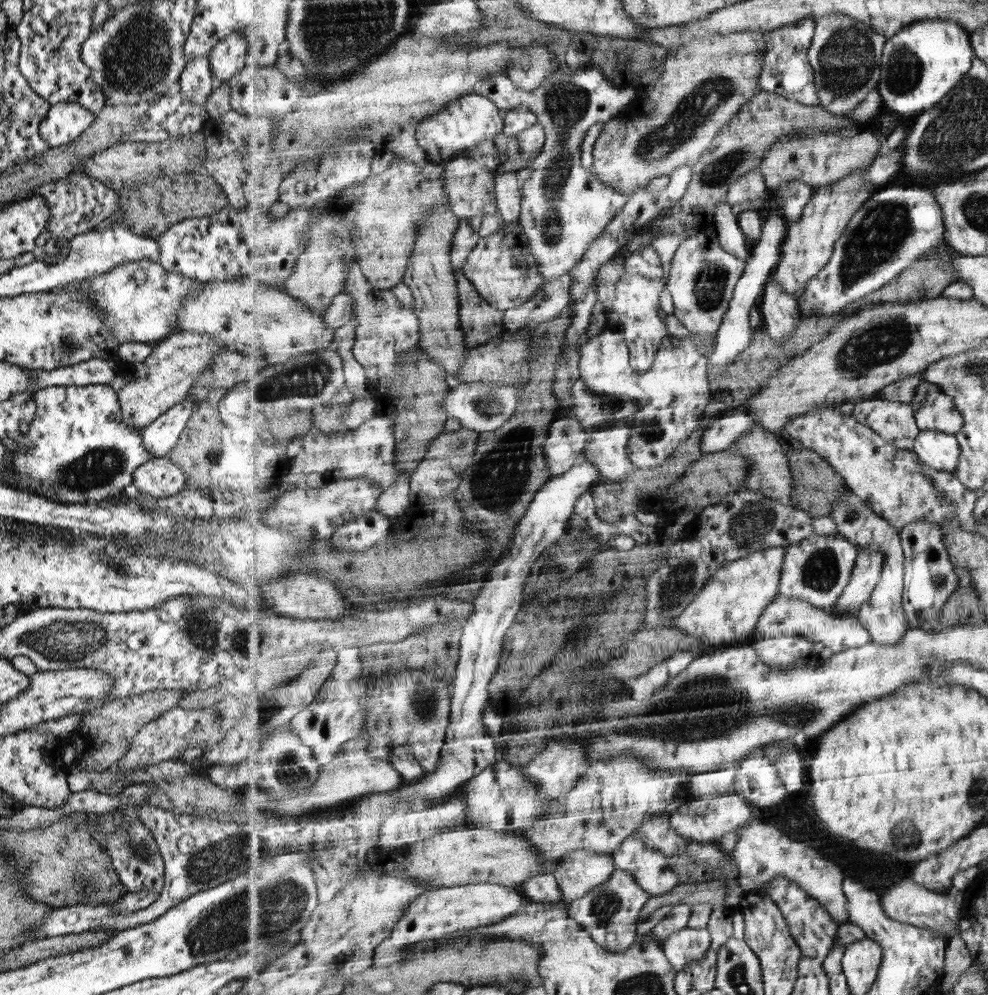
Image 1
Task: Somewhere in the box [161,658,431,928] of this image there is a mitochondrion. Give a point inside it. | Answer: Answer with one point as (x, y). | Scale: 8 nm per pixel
(211, 863)

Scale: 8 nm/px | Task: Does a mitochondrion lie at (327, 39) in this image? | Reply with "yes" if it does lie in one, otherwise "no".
yes

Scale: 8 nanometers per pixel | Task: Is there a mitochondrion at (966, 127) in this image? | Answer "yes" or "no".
yes

